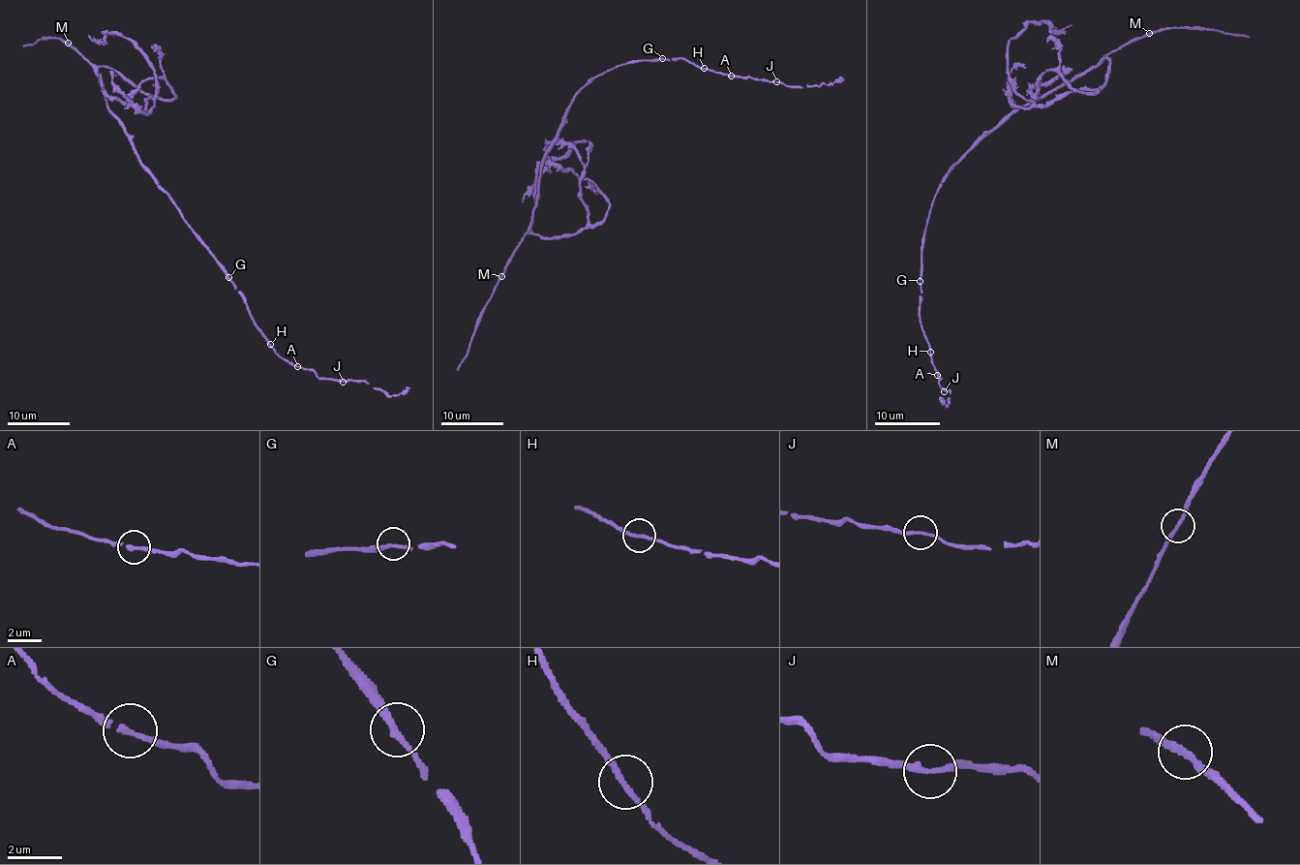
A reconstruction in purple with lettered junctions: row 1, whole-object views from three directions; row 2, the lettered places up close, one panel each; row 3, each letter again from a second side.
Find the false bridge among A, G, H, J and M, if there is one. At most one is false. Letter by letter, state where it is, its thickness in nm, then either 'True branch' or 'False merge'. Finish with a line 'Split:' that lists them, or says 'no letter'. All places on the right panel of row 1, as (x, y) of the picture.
A: Place: (937, 375). Thickness 200 nm. True branch
G: Place: (920, 281). Thickness 240 nm. True branch
H: Place: (930, 352). Thickness 190 nm. True branch
J: Place: (944, 391). Thickness 190 nm. True branch
M: Place: (1149, 33). Thickness 240 nm. True branch
Split: no letter

